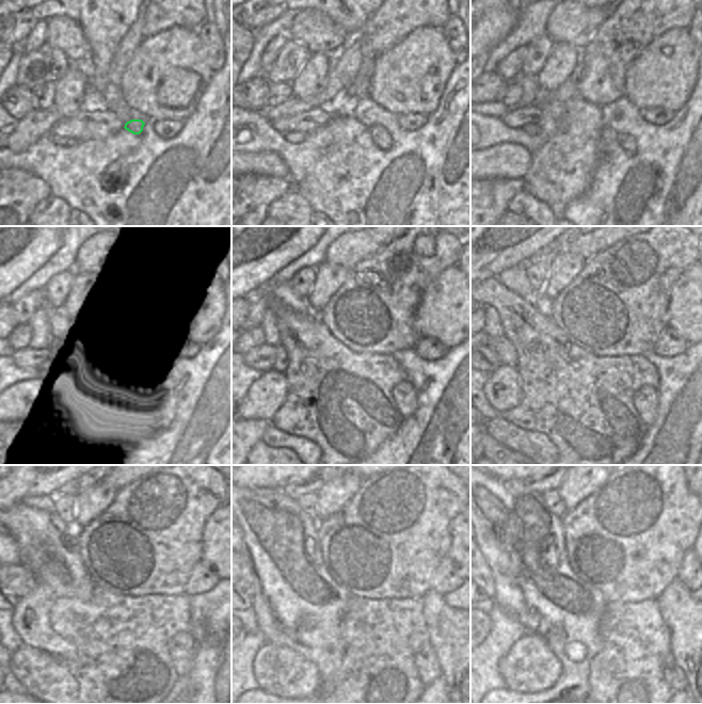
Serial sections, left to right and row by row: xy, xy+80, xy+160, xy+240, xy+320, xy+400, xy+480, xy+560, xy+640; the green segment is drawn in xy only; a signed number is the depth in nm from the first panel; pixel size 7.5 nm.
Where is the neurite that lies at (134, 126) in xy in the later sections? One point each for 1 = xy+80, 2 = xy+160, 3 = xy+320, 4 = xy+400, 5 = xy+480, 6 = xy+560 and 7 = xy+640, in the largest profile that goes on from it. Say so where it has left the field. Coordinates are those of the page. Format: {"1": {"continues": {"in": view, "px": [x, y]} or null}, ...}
{"1": {"continues": {"in": "xy+80", "px": [381, 138]}}, "2": {"continues": {"in": "xy+160", "px": [626, 142]}}, "3": {"continues": {"in": "xy+320", "px": [404, 395]}}, "4": {"continues": {"in": "xy+400", "px": [645, 400]}}, "5": {"continues": {"in": "xy+480", "px": [181, 645]}}, "6": {"continues": {"in": "xy+560", "px": [429, 670]}}, "7": {"continues": {"in": "xy+640", "px": [674, 676]}}}

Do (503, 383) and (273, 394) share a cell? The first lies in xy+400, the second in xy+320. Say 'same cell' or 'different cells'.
same cell

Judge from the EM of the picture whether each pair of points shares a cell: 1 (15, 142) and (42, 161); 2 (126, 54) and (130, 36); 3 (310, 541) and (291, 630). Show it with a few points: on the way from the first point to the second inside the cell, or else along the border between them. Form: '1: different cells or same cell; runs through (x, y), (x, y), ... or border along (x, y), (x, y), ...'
1: different cells; border along (47, 136), (42, 136), (19, 153), (11, 152)
2: same cell; runs through (126, 50), (130, 41)
3: same cell; runs through (299, 563), (296, 566), (296, 606), (293, 608)

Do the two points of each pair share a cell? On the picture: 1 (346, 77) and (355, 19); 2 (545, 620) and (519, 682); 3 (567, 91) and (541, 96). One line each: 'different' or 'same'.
1: different
2: different
3: same

